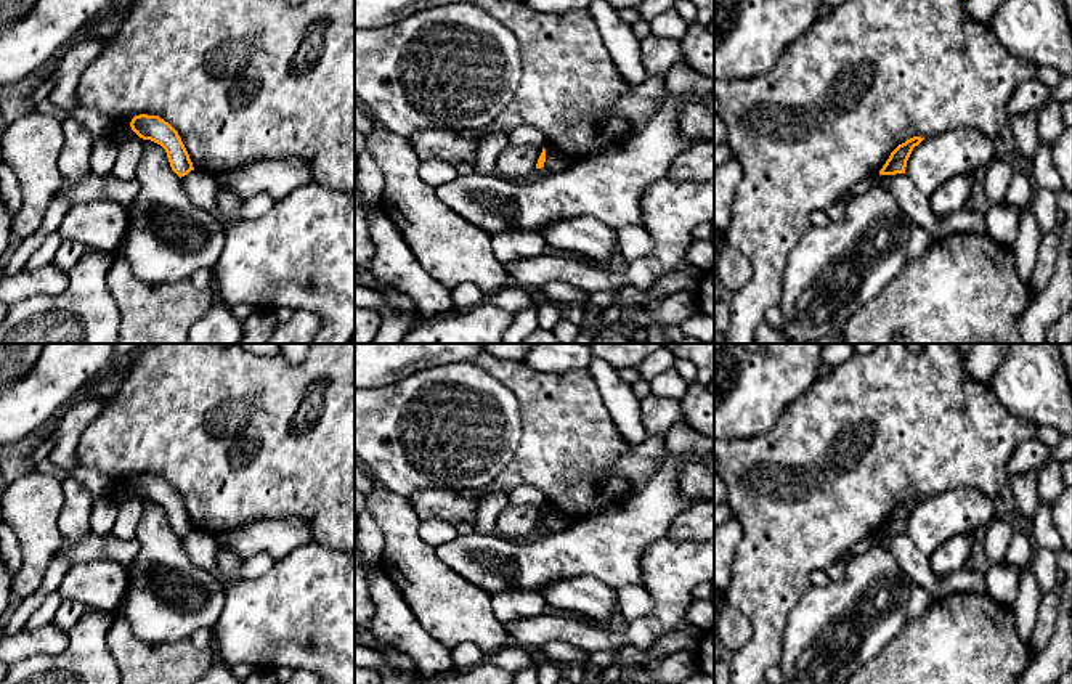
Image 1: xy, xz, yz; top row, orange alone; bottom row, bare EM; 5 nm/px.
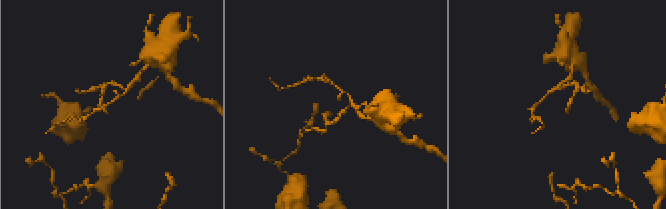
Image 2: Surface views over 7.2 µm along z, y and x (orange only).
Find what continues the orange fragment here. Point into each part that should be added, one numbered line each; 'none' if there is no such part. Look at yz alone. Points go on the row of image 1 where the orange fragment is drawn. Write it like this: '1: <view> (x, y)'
none

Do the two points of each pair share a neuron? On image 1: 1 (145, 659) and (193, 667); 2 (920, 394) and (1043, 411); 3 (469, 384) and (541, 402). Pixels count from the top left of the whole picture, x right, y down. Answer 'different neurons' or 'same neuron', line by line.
1: same neuron
2: different neurons
3: different neurons

